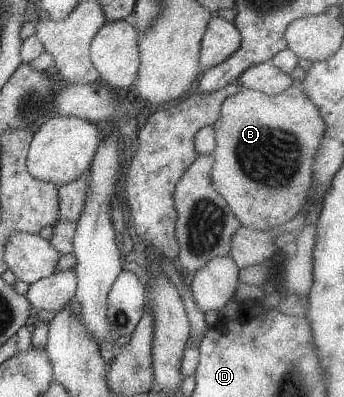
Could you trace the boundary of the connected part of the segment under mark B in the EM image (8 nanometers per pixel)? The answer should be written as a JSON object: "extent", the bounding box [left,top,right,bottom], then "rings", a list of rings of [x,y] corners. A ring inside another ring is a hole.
{"extent":[210,85,324,231],"rings":[[[294,85],[286,88],[286,90],[279,94],[267,96],[262,92],[241,88],[240,92],[228,96],[228,98],[222,102],[218,119],[212,126],[215,133],[215,146],[211,154],[214,162],[212,163],[210,170],[212,188],[214,188],[219,196],[225,201],[225,204],[230,207],[233,216],[238,218],[241,226],[257,231],[265,231],[272,227],[278,227],[291,218],[294,218],[294,216],[300,212],[304,202],[306,202],[306,192],[308,192],[308,188],[310,188],[310,166],[312,160],[314,160],[314,154],[316,154],[316,150],[318,150],[318,144],[320,144],[320,140],[322,140],[322,136],[324,135],[324,122],[319,116],[316,106],[310,102],[308,96],[302,92],[302,89],[297,85]]]}

